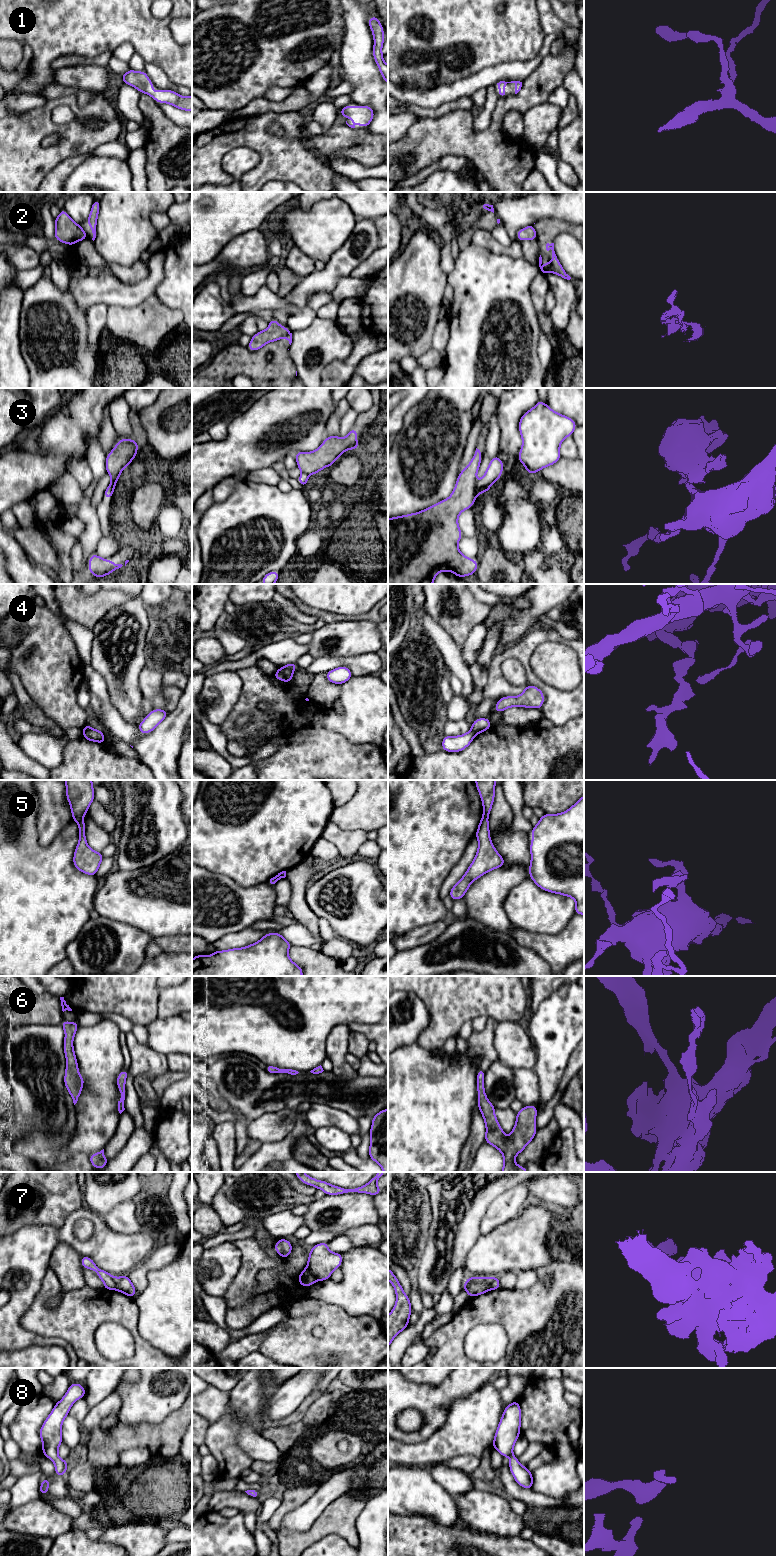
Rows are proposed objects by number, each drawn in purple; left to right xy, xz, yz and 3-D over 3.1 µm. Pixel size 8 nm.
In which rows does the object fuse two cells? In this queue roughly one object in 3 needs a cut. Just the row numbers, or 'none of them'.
2, 3, 4, 5, 7

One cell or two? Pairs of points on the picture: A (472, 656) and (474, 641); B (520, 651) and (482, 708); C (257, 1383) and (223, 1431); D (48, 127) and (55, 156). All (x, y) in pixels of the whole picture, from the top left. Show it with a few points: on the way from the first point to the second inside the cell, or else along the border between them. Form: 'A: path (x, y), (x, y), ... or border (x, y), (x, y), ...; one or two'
A: path (472, 652), (472, 645); one
B: border (483, 698), (497, 700); two
C: path (250, 1395), (247, 1405), (234, 1419); one
D: path (58, 129), (68, 137), (68, 143), (65, 146); one

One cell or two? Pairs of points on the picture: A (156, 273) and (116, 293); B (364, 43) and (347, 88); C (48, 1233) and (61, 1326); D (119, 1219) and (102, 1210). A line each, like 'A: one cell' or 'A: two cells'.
A: one cell
B: two cells
C: two cells
D: two cells

